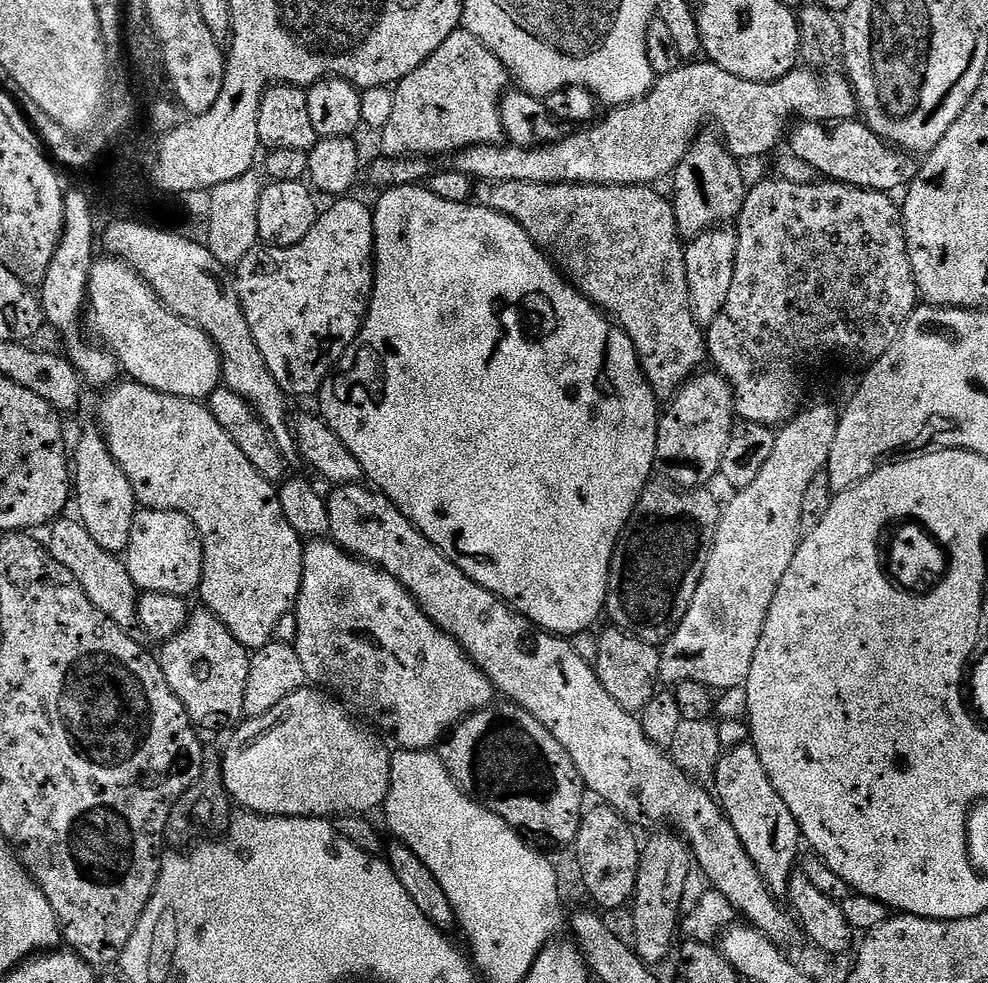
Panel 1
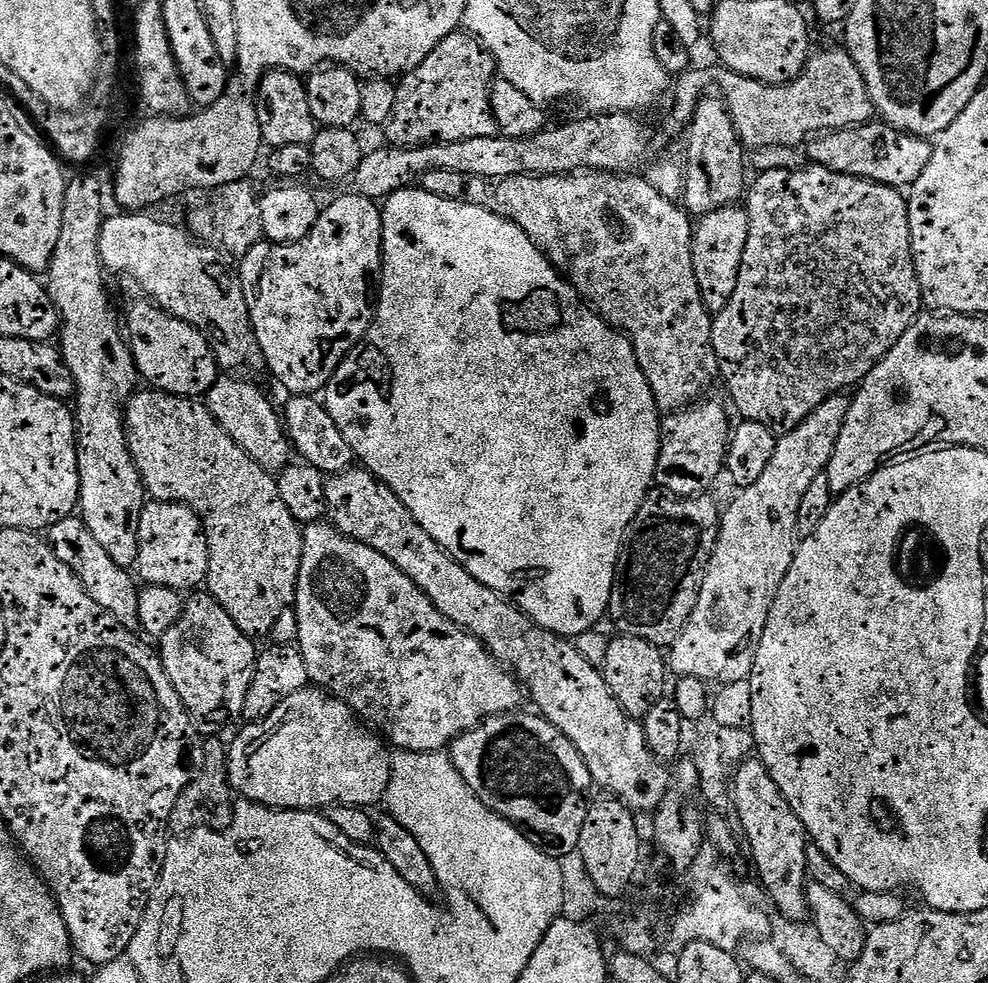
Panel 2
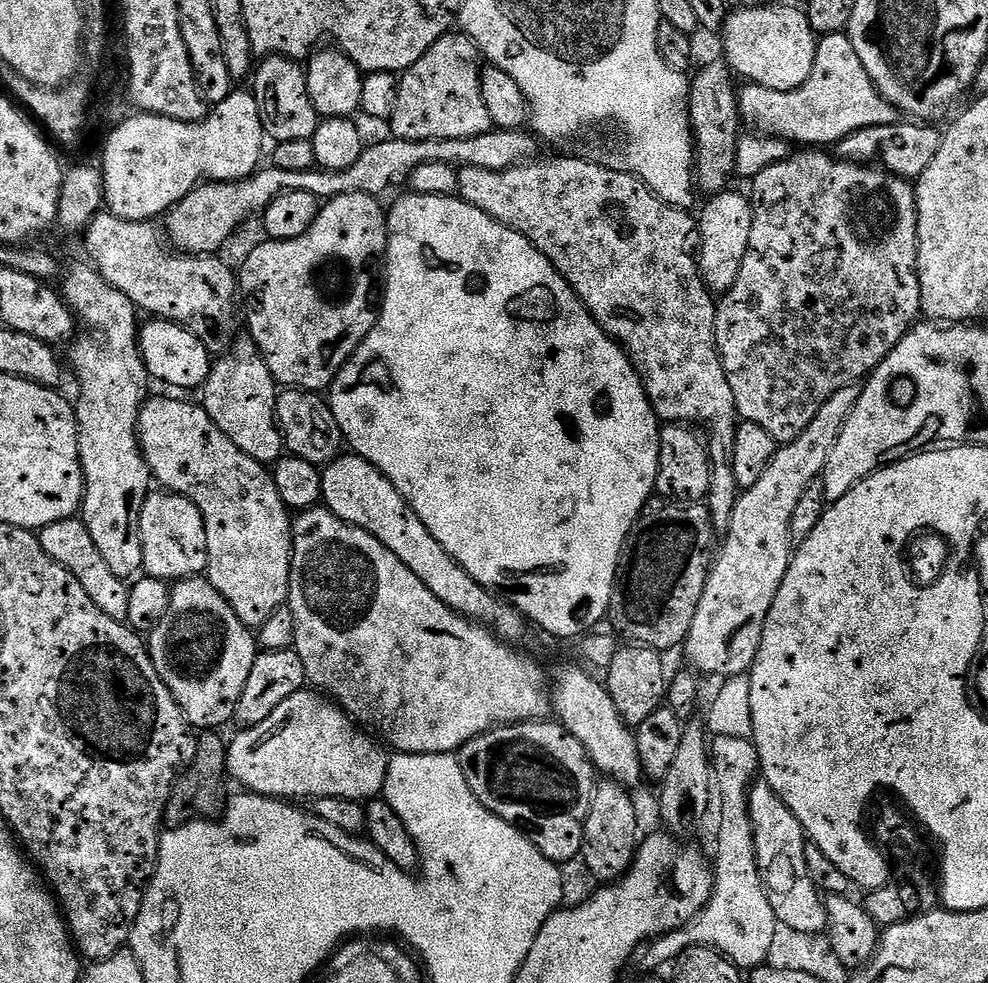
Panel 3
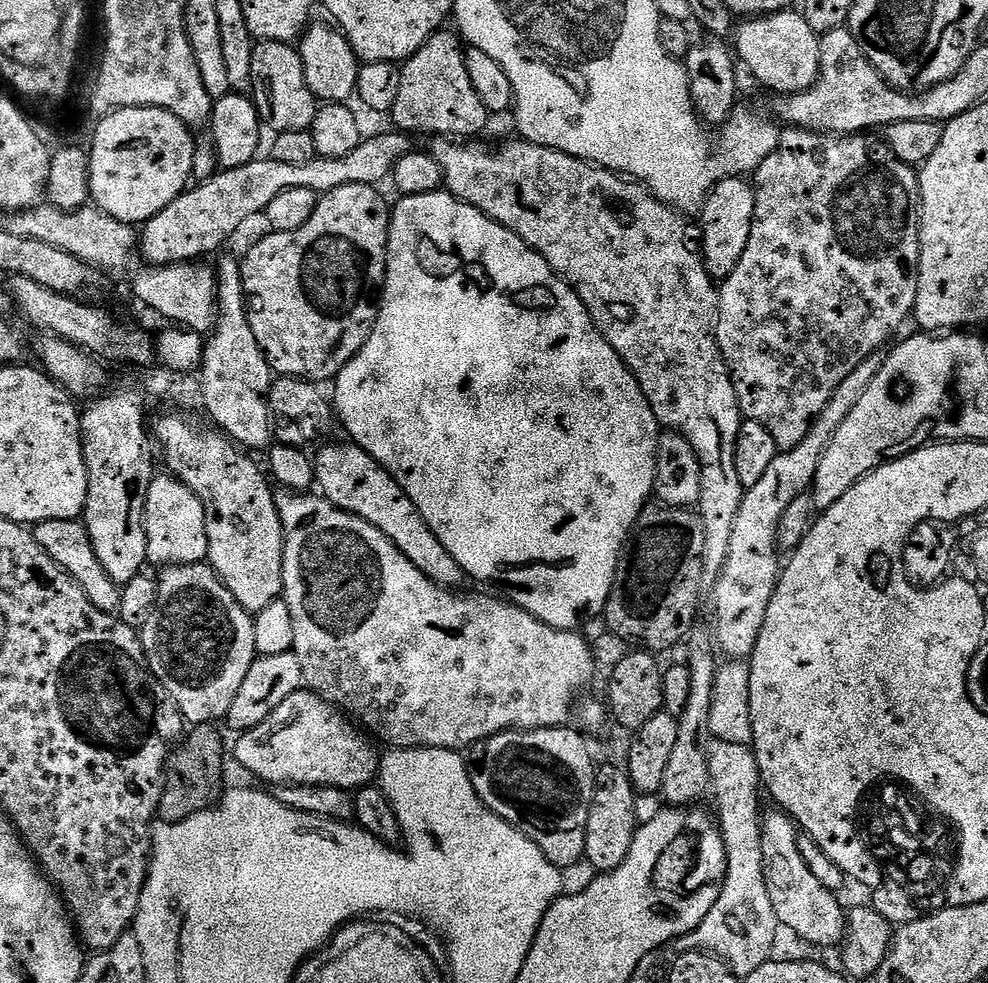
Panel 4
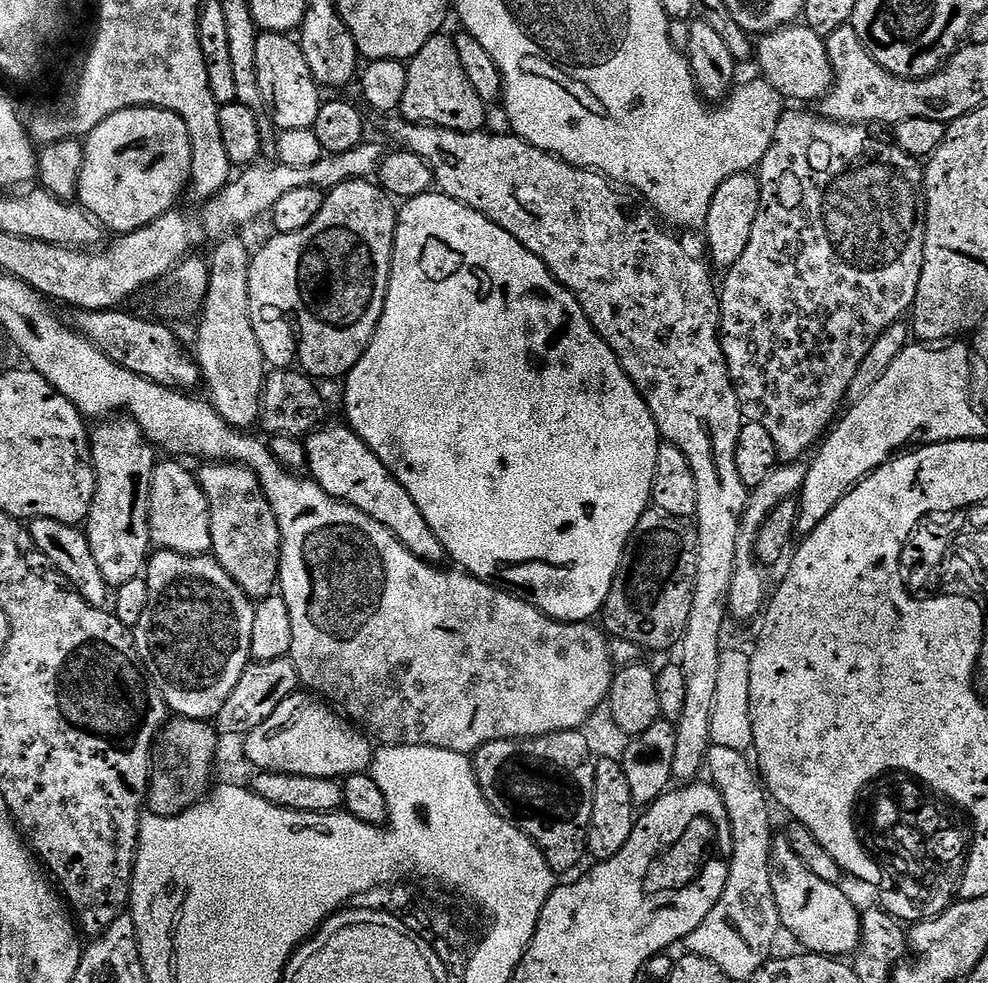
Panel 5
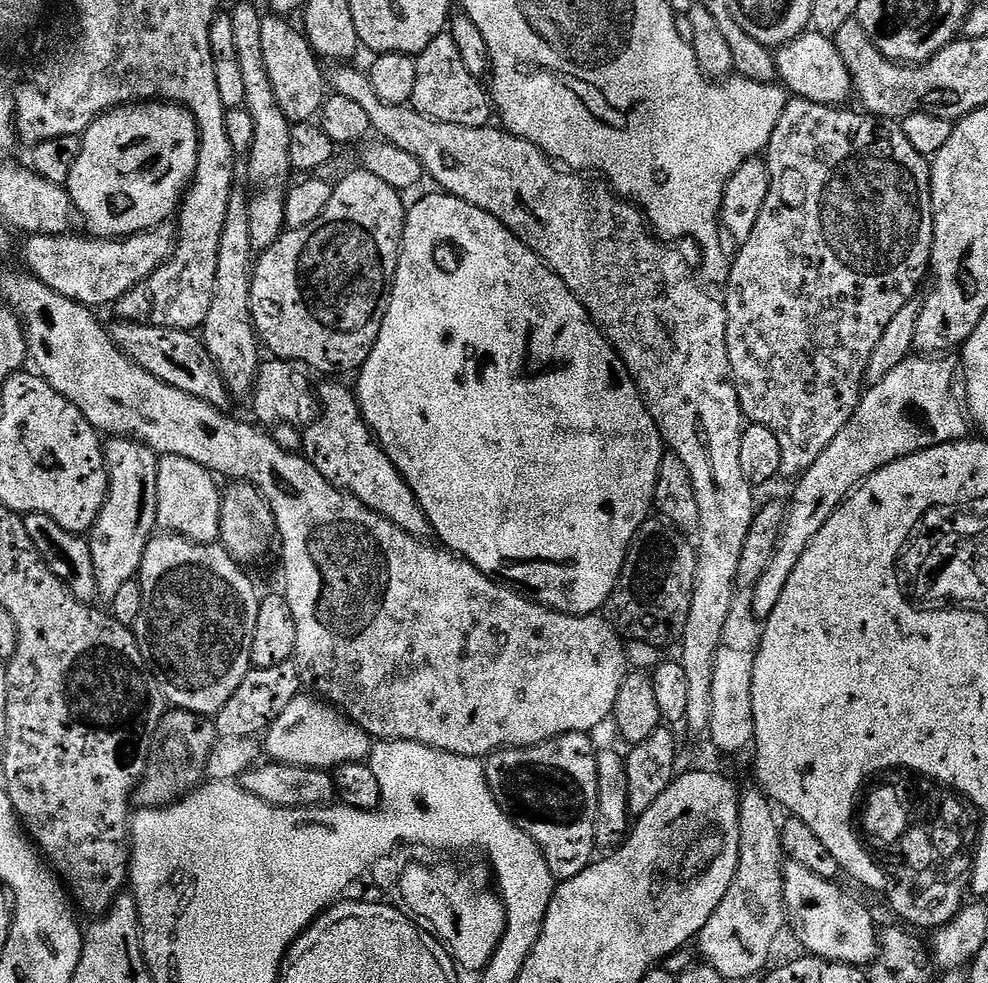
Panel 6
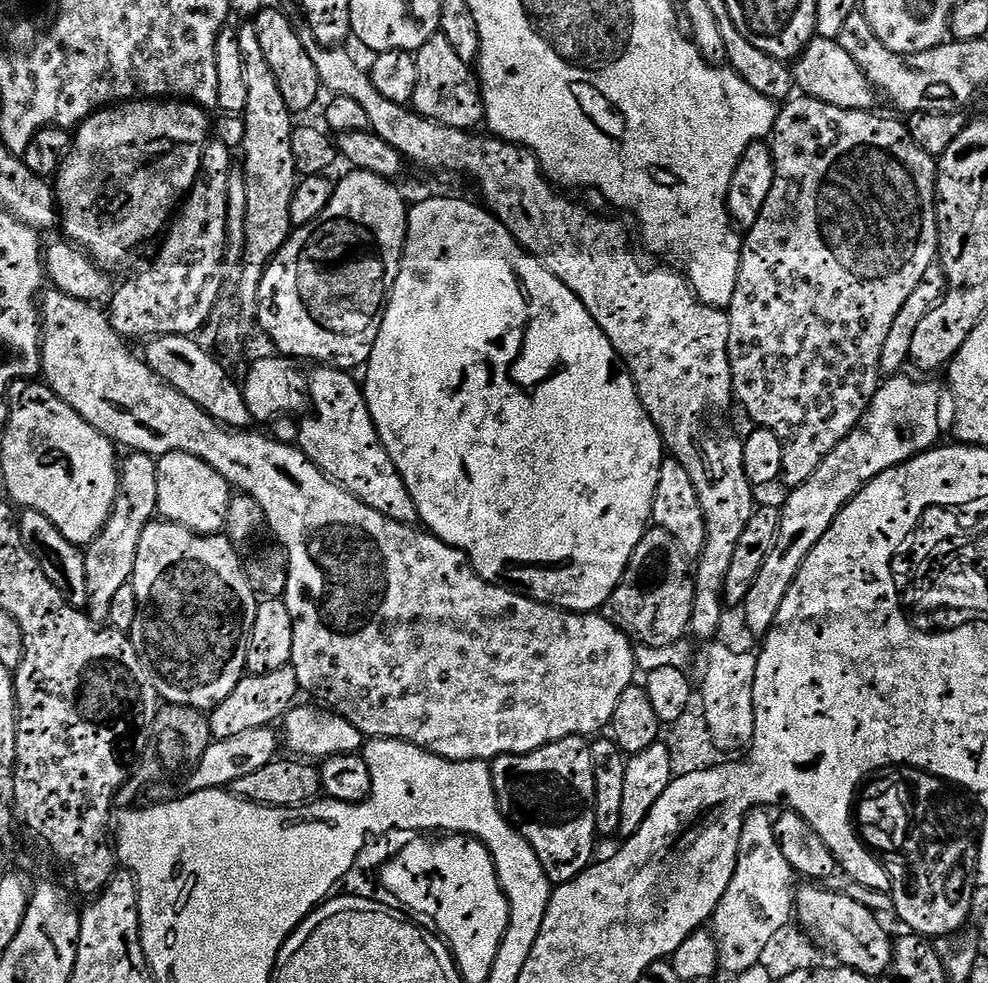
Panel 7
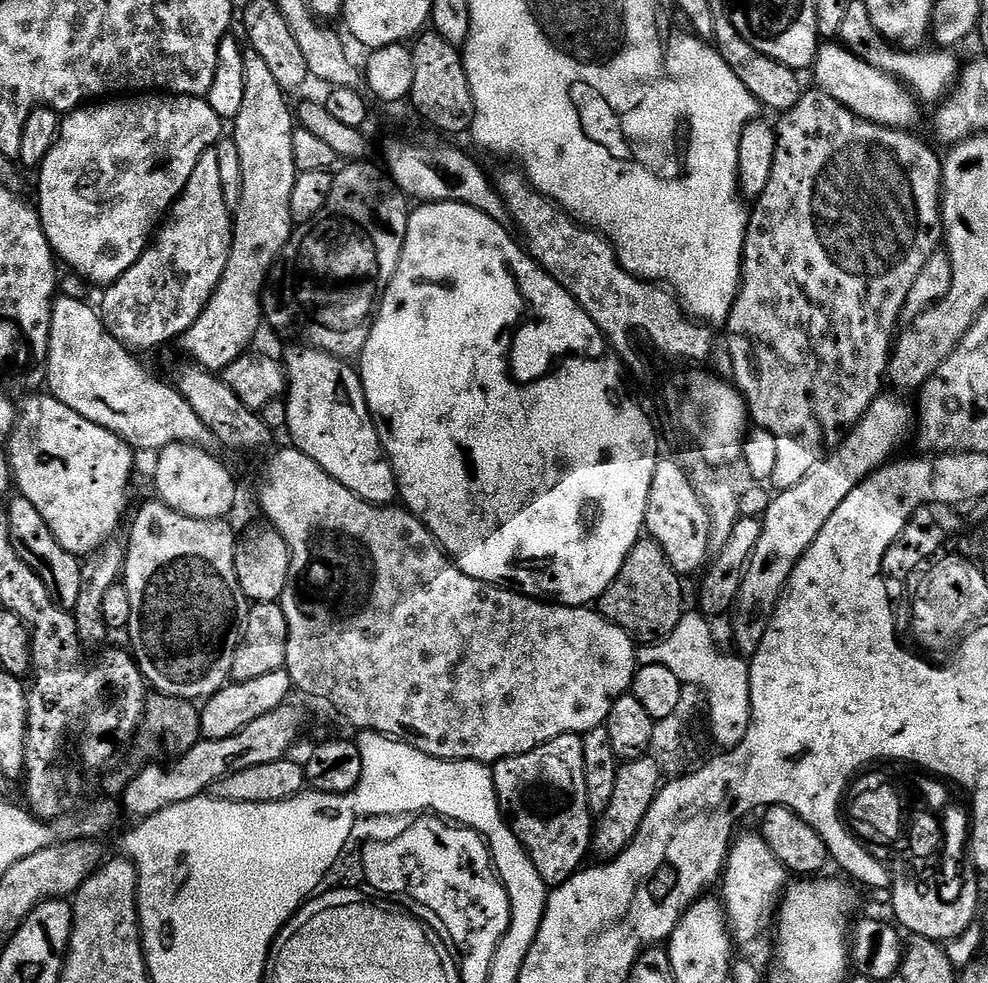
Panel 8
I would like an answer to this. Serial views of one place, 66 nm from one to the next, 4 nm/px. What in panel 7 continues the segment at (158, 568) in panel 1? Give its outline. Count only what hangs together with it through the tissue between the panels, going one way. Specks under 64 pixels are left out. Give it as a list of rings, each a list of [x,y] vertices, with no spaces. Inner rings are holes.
[[[171,452],[156,460],[158,474],[158,502],[156,511],[161,517],[175,524],[186,526],[201,536],[215,536],[225,531],[228,507],[234,495],[226,478],[212,466],[194,458],[194,454]]]

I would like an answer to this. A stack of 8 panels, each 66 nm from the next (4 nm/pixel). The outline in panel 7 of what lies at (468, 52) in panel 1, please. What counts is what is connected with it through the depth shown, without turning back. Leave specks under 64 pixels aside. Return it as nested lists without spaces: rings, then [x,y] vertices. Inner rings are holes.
[[[441,34],[432,36],[414,54],[417,84],[410,101],[411,107],[428,120],[464,131],[476,130],[485,123],[484,97],[480,95],[480,82],[470,64],[462,61]]]

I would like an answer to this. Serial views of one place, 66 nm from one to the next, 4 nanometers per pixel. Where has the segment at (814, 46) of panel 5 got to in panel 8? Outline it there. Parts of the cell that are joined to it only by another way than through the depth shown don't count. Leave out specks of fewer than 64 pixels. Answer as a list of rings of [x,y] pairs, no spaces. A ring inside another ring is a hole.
[[[828,42],[816,53],[814,73],[815,87],[834,98],[842,106],[846,106],[855,116],[868,120],[883,128],[897,130],[915,129],[920,120],[921,101],[917,99],[907,84],[886,74],[874,66],[870,66],[862,58],[858,58],[843,43]]]

